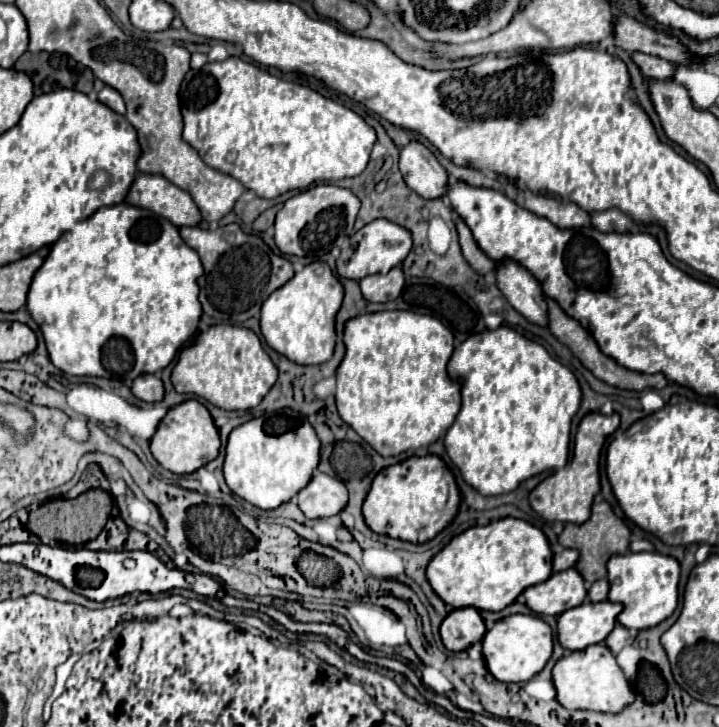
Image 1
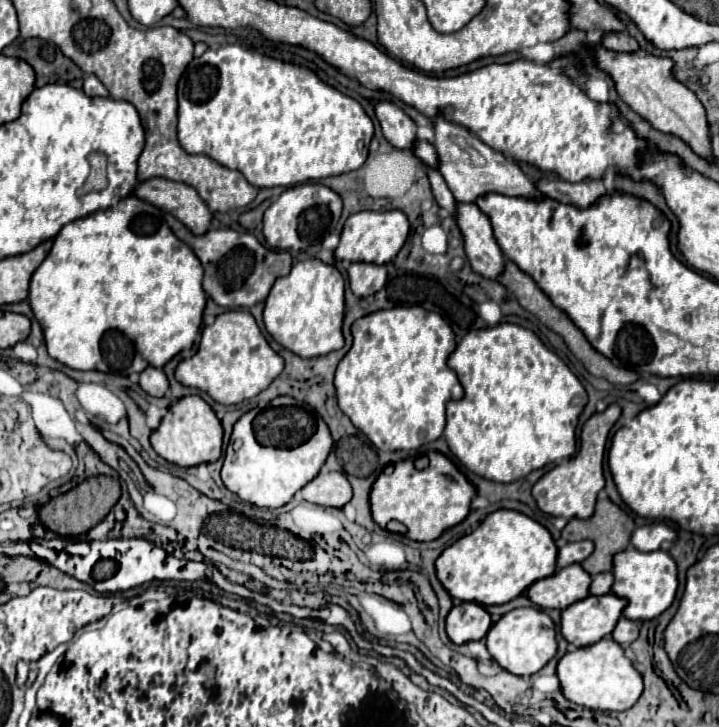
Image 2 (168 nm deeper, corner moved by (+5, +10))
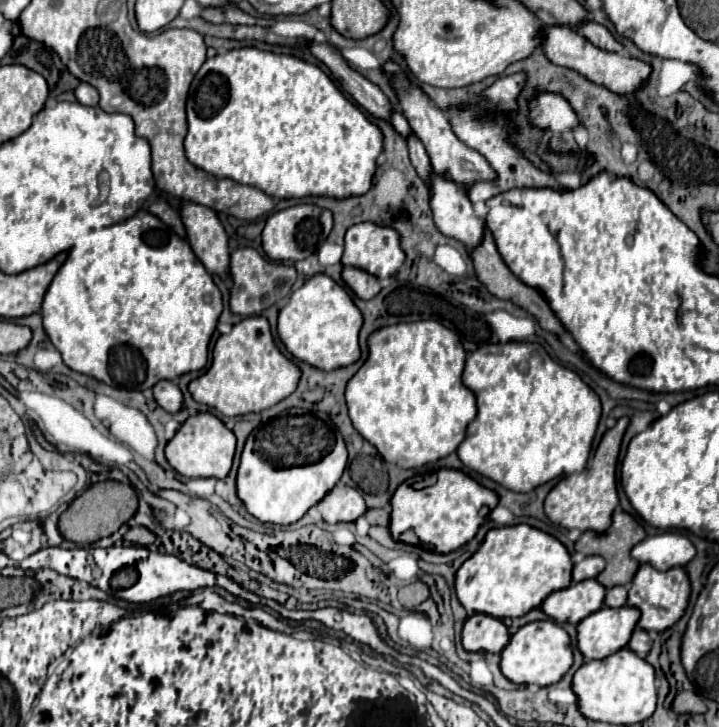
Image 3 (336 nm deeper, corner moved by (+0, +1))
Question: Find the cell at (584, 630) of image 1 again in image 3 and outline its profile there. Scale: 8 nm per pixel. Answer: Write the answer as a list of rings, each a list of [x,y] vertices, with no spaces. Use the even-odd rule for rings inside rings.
[[[602,607],[578,623],[578,649],[586,661],[604,659],[630,641],[630,635],[640,619],[636,607]]]

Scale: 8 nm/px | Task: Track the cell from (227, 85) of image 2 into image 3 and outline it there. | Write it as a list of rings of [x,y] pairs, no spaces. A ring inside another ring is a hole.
[[[254,47],[232,49],[208,59],[200,67],[190,87],[186,113],[186,155],[194,167],[216,179],[232,179],[236,183],[252,185],[278,199],[300,199],[308,195],[348,199],[360,197],[372,187],[376,157],[382,151],[384,135],[340,93],[318,65]]]

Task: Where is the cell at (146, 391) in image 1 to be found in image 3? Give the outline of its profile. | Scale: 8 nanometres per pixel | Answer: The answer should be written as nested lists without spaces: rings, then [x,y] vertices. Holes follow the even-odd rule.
[[[160,381],[154,385],[154,399],[156,403],[166,409],[168,413],[176,413],[182,409],[182,391],[174,381]]]

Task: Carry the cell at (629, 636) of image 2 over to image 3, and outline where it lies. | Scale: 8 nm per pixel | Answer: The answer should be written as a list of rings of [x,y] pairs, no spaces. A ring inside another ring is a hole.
[[[636,629],[636,631],[632,633],[632,639],[630,639],[628,647],[630,647],[638,657],[646,659],[646,655],[648,655],[648,651],[650,651],[650,647],[652,647],[652,635],[650,635],[648,631],[644,631],[644,629]]]

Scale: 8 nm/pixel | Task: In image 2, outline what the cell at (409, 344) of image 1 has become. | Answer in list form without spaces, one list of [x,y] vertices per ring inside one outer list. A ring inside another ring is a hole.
[[[395,306],[355,320],[351,334],[353,346],[337,366],[335,390],[337,404],[353,426],[383,452],[413,450],[437,440],[445,428],[447,402],[463,396],[457,374],[447,366],[447,356],[455,350],[451,326],[437,312]]]

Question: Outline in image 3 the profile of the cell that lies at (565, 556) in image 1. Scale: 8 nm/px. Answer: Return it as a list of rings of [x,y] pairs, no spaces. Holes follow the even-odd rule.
[[[592,555],[592,557],[586,557],[584,561],[576,563],[574,565],[574,571],[572,571],[572,581],[578,583],[578,581],[584,581],[584,579],[594,579],[598,573],[602,573],[606,567],[604,559],[598,557],[598,555]]]

